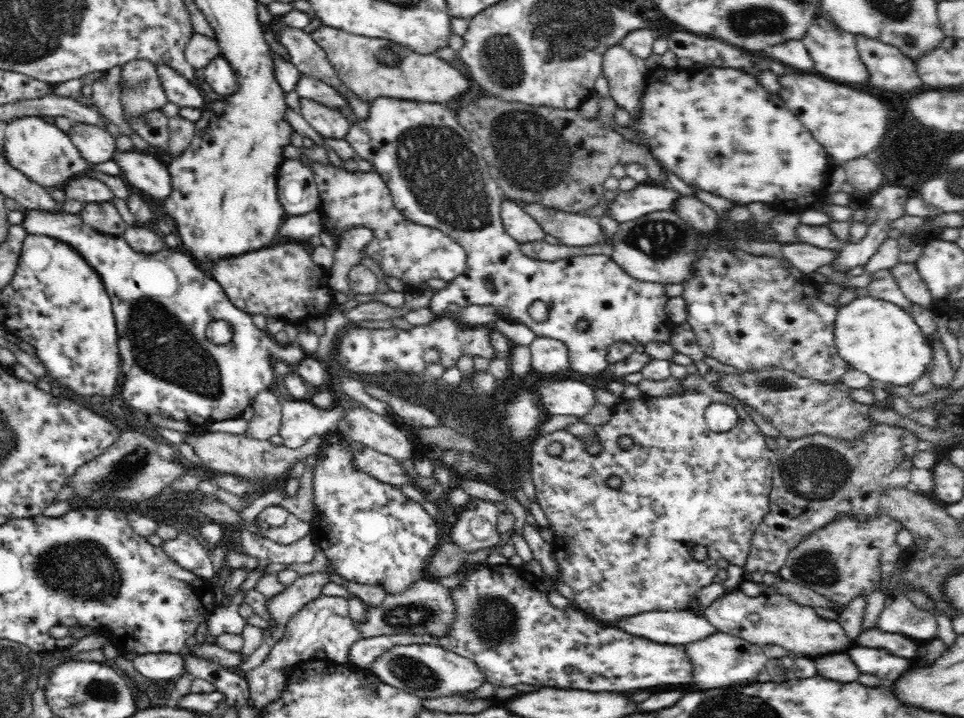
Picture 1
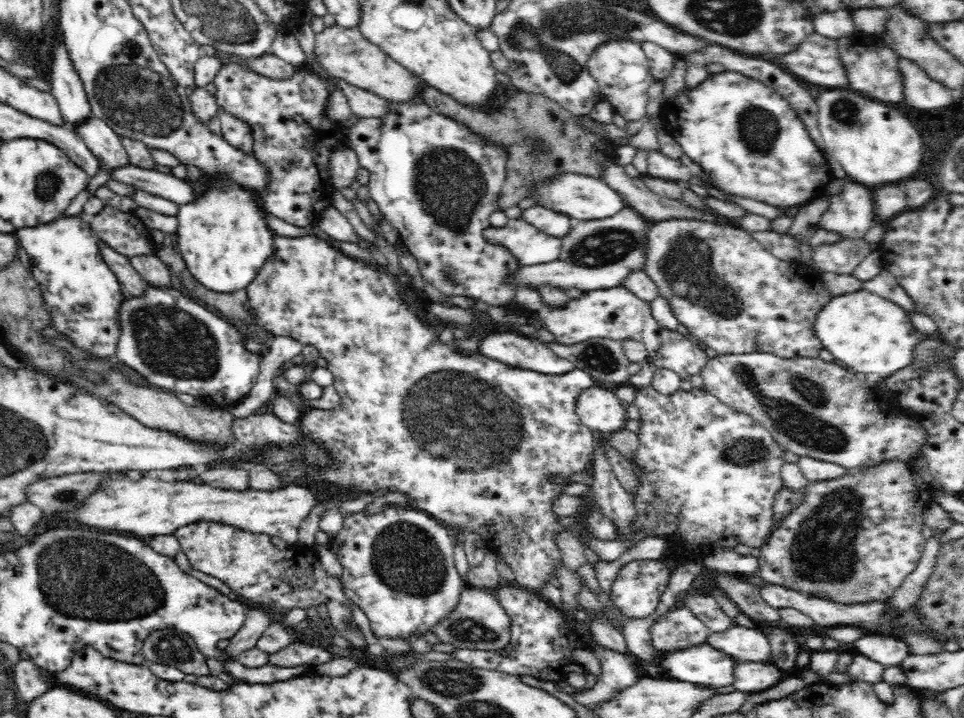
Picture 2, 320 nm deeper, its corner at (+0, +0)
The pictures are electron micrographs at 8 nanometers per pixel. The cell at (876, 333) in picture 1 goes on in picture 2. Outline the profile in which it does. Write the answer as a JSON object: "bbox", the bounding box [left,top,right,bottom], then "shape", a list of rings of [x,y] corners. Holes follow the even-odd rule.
{"bbox":[814,289,922,379],"shape":[[[868,289],[833,296],[814,320],[814,334],[823,348],[850,366],[852,372],[878,379],[910,365],[912,350],[922,338],[904,309]]]}

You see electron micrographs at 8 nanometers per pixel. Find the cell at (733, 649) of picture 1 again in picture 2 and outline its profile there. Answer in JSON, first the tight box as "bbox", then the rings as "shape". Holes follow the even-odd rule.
{"bbox":[735,662,784,693],"shape":[[[738,662],[735,666],[735,682],[737,691],[746,693],[758,693],[776,686],[784,678],[784,672],[775,663]]]}

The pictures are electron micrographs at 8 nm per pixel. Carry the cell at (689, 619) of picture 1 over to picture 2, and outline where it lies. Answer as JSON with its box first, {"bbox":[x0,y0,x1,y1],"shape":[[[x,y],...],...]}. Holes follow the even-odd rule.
{"bbox":[707,625,774,663],"shape":[[[733,625],[724,632],[710,632],[707,642],[738,662],[774,663],[770,641],[756,628]]]}

